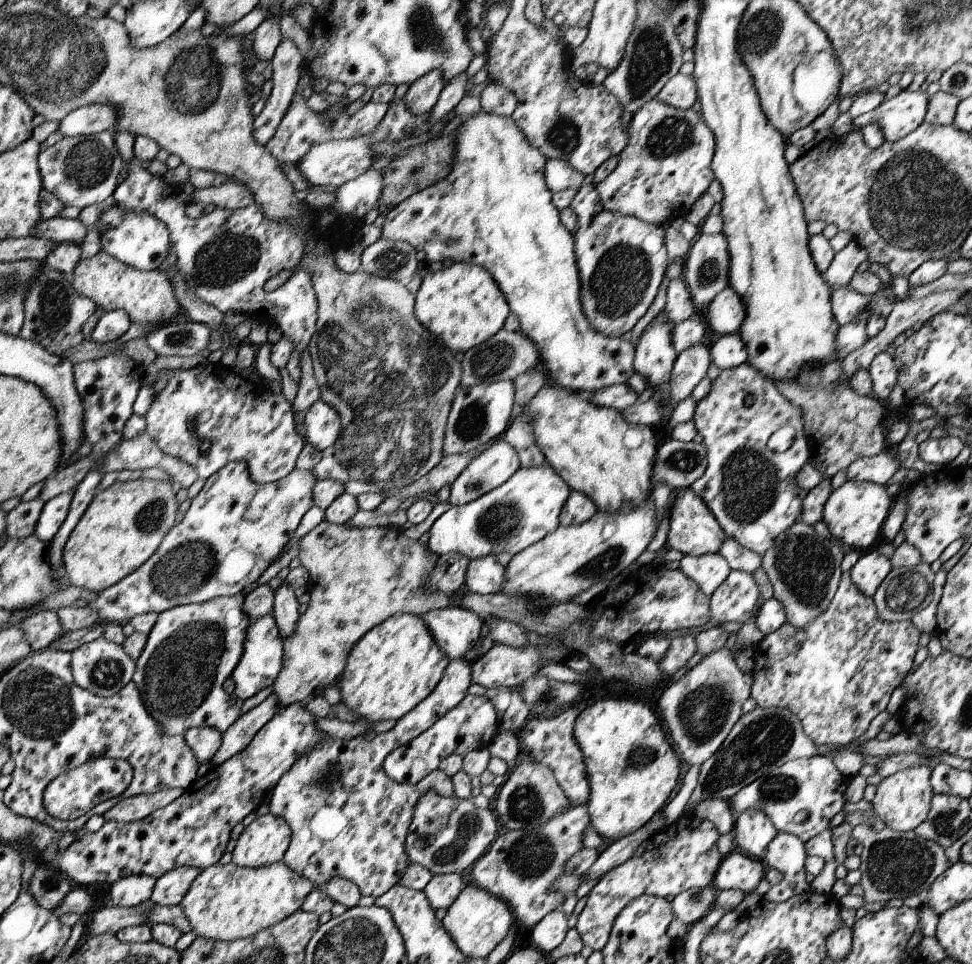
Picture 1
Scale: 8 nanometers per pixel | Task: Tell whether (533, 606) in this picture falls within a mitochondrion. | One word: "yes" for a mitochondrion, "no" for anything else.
yes

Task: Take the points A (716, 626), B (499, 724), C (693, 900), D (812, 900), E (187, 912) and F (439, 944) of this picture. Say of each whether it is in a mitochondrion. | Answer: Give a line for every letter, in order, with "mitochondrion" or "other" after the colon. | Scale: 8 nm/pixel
A: other
B: other
C: mitochondrion
D: other
E: other
F: other

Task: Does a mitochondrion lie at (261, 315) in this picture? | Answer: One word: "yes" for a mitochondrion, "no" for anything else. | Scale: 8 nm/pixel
no

